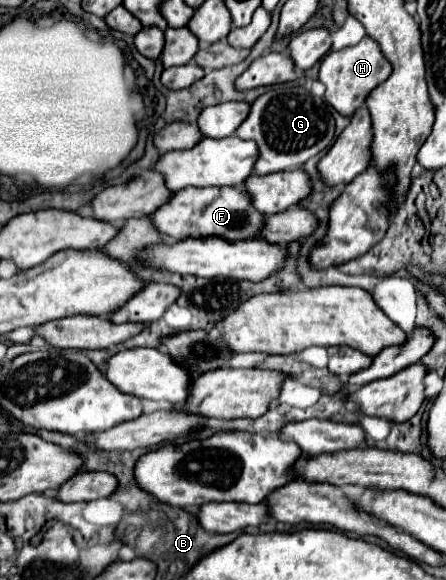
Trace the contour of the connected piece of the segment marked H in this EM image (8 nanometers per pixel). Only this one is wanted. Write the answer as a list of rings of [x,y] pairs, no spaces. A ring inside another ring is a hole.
[[[363,37],[357,45],[339,51],[329,51],[319,67],[319,81],[327,87],[325,101],[343,117],[351,117],[363,105],[365,95],[391,75],[391,65],[371,37]]]

